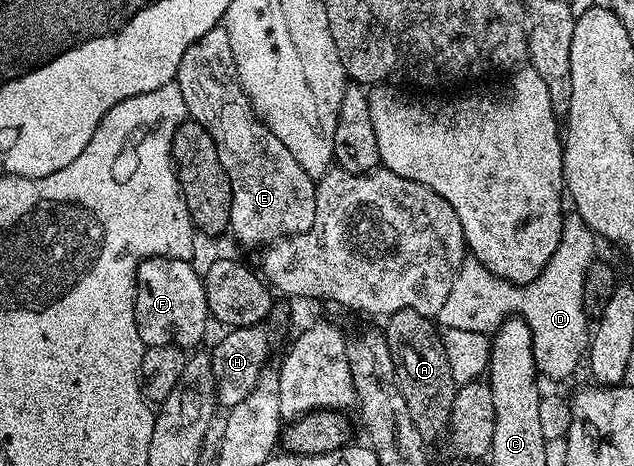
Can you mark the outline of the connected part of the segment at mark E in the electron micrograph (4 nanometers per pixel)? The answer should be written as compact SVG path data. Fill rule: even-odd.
M220 25L209 29L209 33L205 33L205 37L197 37L197 41L193 41L193 45L189 45L189 49L185 49L185 57L181 57L179 66L178 83L177 94L185 101L188 116L197 120L205 129L205 133L209 133L209 137L213 137L213 145L217 145L217 157L221 157L221 165L225 165L225 173L229 173L229 185L233 189L230 234L235 234L237 242L244 243L247 247L259 247L258 249L266 248L279 239L286 239L289 235L304 235L313 225L313 213L317 213L316 180L311 179L309 173L305 173L305 169L301 169L301 165L297 165L297 157L293 157L293 153L289 153L289 149L285 149L285 145L281 145L281 141L277 141L277 137L273 137L273 133L259 120L259 115L251 107L249 97L239 83L239 74L233 61L233 45L229 45L229 33L226 26Z

